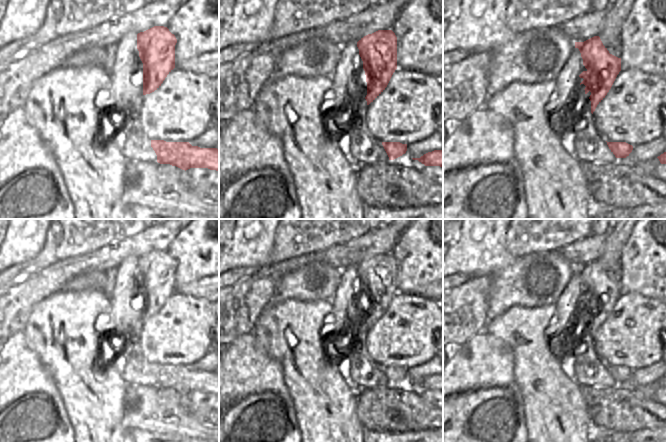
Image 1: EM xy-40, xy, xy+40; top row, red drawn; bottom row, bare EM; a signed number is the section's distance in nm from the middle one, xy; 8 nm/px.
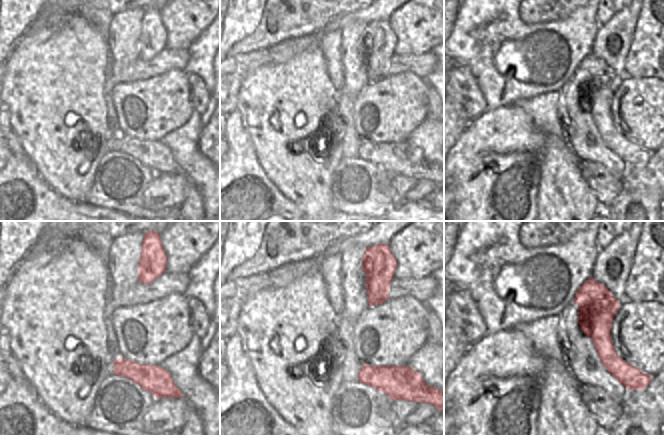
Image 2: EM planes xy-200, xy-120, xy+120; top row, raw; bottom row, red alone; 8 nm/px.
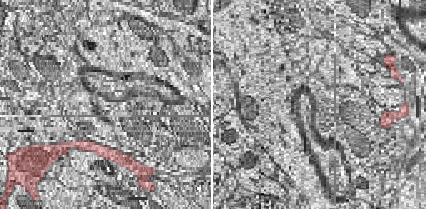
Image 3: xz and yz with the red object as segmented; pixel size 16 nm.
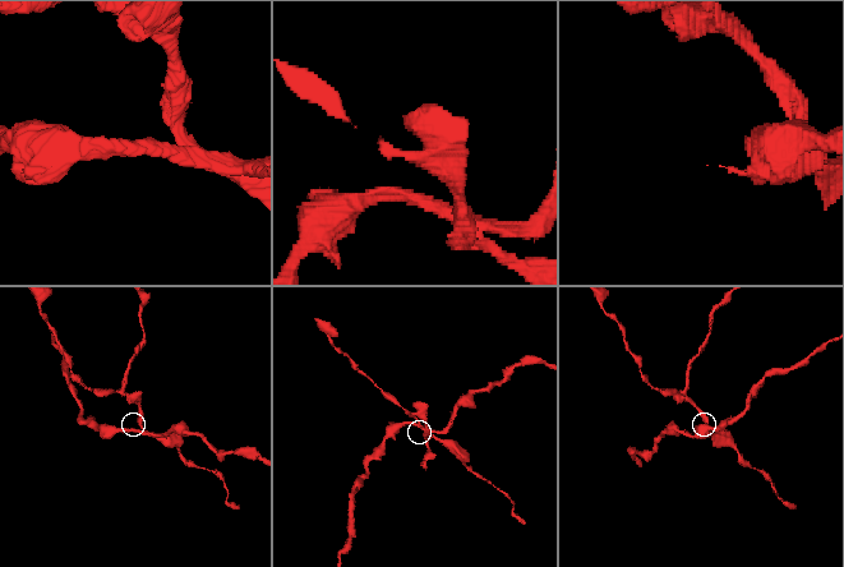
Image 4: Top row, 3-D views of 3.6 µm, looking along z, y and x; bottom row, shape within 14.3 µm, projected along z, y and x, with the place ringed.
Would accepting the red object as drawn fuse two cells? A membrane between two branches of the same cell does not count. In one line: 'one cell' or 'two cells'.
two cells

